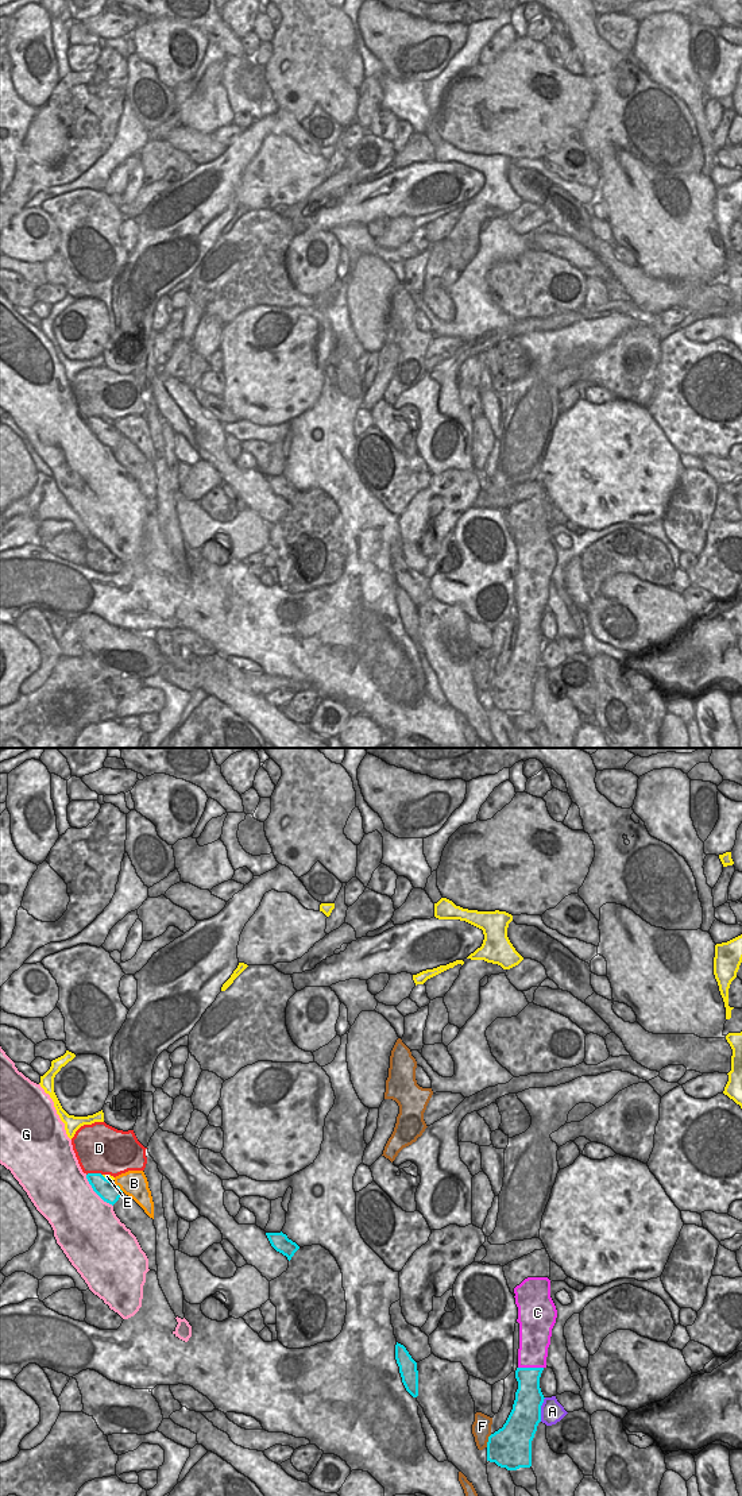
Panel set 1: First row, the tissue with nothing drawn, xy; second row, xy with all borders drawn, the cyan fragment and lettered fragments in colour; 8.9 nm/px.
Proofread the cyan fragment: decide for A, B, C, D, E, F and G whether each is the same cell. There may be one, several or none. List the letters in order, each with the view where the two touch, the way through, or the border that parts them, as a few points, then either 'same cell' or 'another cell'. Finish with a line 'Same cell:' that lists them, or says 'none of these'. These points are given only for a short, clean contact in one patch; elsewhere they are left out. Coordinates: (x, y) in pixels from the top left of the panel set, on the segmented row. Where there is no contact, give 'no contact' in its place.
A: xy | another cell
B: xy | along xy (113, 1183), (123, 1191) | another cell
C: xy | same cell
D: xy | along xy (101, 1173), (87, 1175) | another cell
E: xy | another cell
F: xy | another cell
G: xy | another cell
Same cell: C

